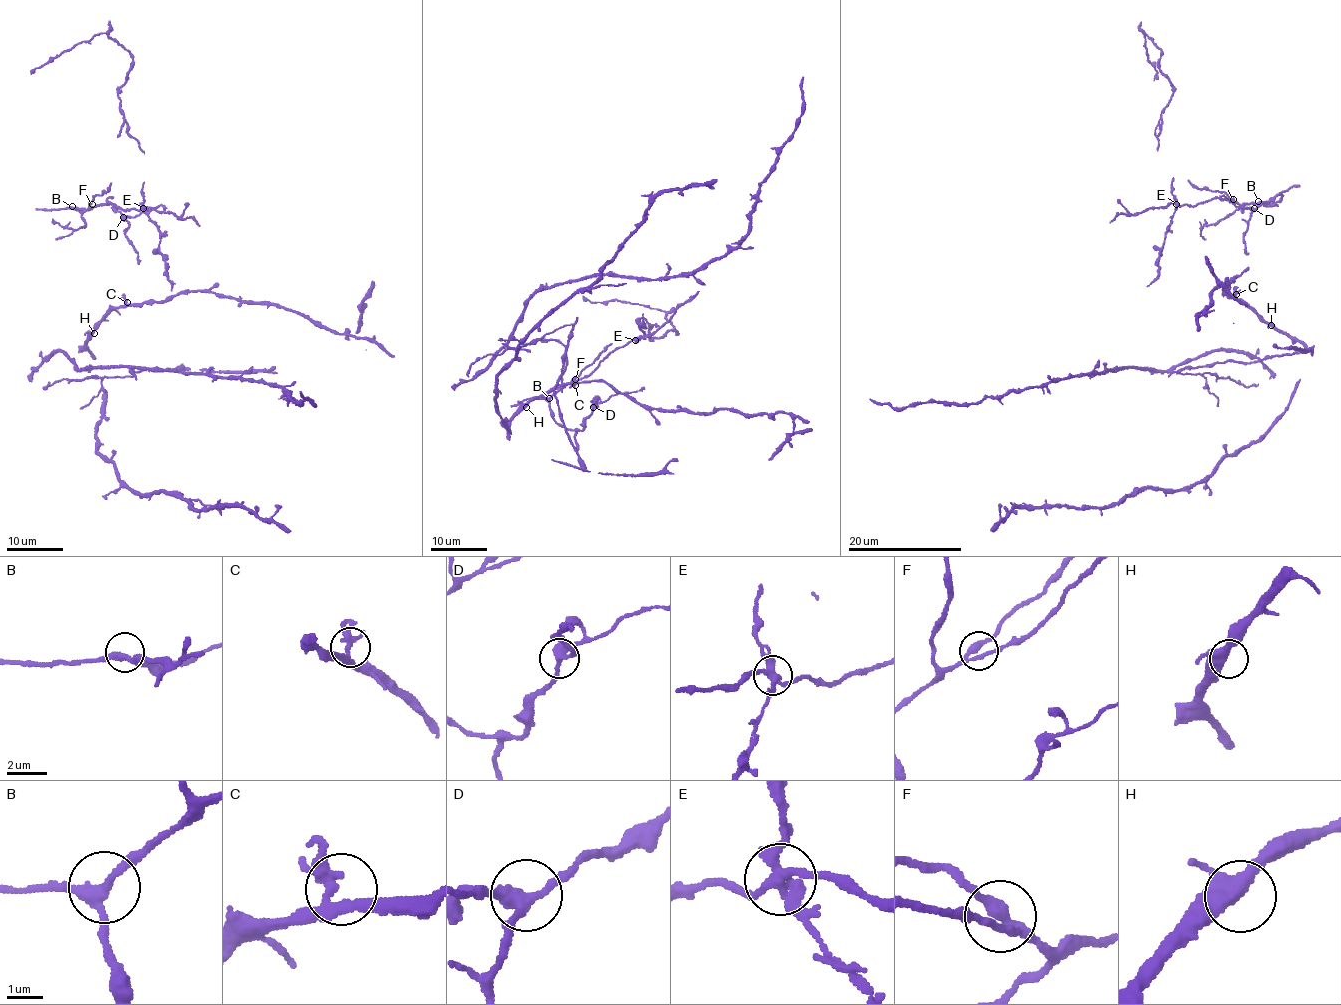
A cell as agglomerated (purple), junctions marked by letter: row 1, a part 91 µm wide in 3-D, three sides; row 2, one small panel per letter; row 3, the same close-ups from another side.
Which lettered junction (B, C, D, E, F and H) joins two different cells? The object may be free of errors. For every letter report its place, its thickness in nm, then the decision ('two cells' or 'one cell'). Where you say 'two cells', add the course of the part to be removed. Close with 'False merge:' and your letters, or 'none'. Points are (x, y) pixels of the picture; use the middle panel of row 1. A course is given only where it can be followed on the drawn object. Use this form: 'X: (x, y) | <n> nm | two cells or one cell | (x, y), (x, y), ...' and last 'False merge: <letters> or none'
B: (549, 398) | 260 nm | one cell
C: (575, 385) | 280 nm | one cell
D: (593, 407) | 320 nm | one cell
E: (635, 340) | 320 nm | two cells | (635, 340), (644, 335), (639, 328), (643, 325), (639, 324), (642, 313)
F: (575, 379) | 240 nm | one cell
H: (526, 407) | 400 nm | one cell
False merge: E

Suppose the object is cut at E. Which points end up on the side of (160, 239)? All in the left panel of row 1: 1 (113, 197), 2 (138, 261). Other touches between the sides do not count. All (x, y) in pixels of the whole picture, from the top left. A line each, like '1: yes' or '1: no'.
1: no
2: no

